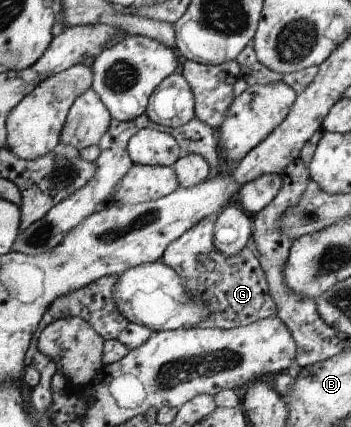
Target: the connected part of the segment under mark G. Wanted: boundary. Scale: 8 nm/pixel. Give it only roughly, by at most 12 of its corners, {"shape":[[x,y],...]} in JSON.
{"shape":[[222,211],[192,227],[160,260],[222,330],[279,316],[253,245],[214,244]]}

